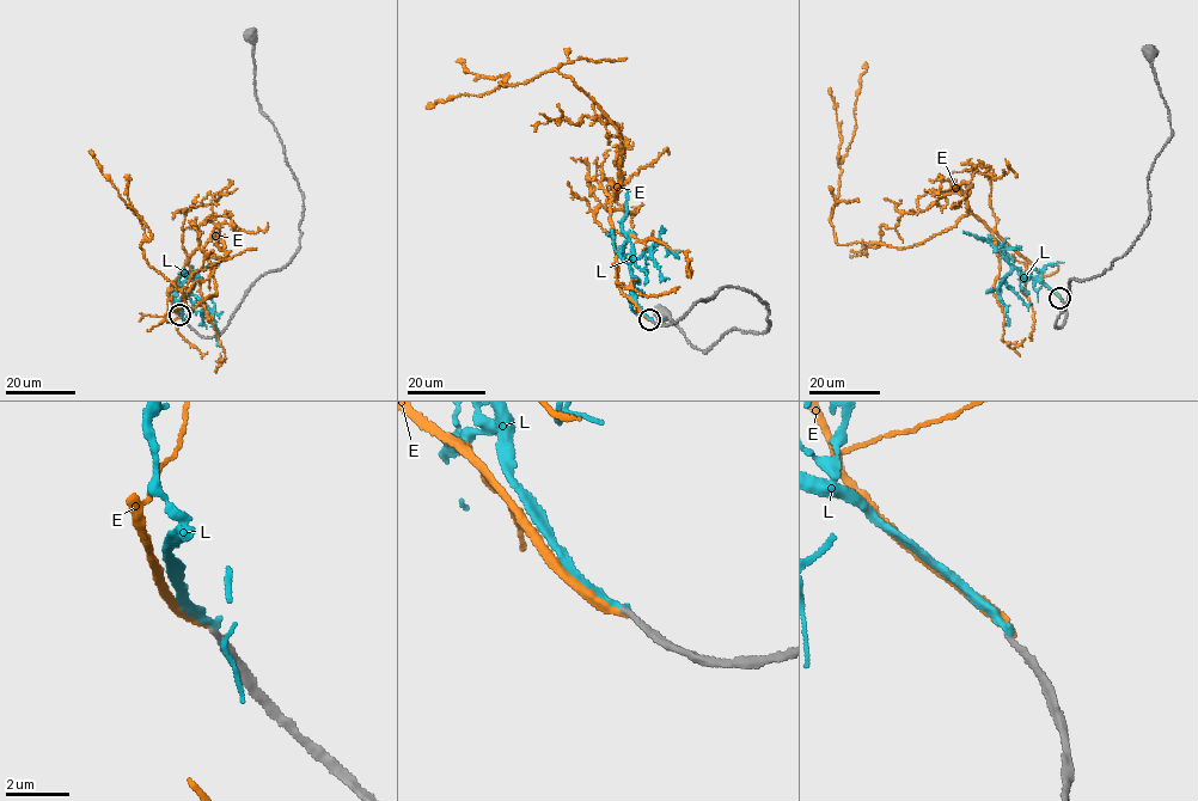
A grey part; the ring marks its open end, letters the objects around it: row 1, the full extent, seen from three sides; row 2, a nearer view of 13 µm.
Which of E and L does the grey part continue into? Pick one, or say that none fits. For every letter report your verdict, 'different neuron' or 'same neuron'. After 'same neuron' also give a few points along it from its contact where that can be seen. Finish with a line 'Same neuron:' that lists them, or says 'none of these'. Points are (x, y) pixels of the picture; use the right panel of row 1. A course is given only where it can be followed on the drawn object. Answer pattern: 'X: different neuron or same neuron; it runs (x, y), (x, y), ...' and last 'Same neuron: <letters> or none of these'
E: same neuron; it runs (1061, 298), (972, 214), (903, 248), (836, 242), (830, 218), (838, 163), (856, 126), (867, 62)
L: different neuron
Same neuron: E

